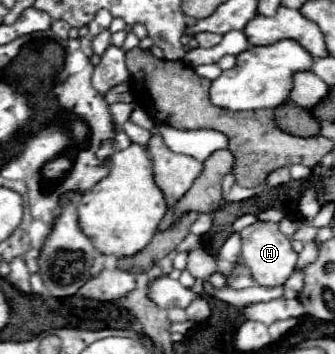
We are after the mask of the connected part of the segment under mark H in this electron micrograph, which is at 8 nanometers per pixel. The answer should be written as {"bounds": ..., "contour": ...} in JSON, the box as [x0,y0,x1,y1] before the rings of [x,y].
{"bounds":[241,221,297,287],"contour":[[[257,221],[241,231],[241,257],[247,269],[251,271],[253,281],[263,287],[283,285],[293,273],[295,263],[297,263],[297,253],[291,249],[289,237],[285,237],[279,231],[277,223],[263,223],[263,221]]]}

